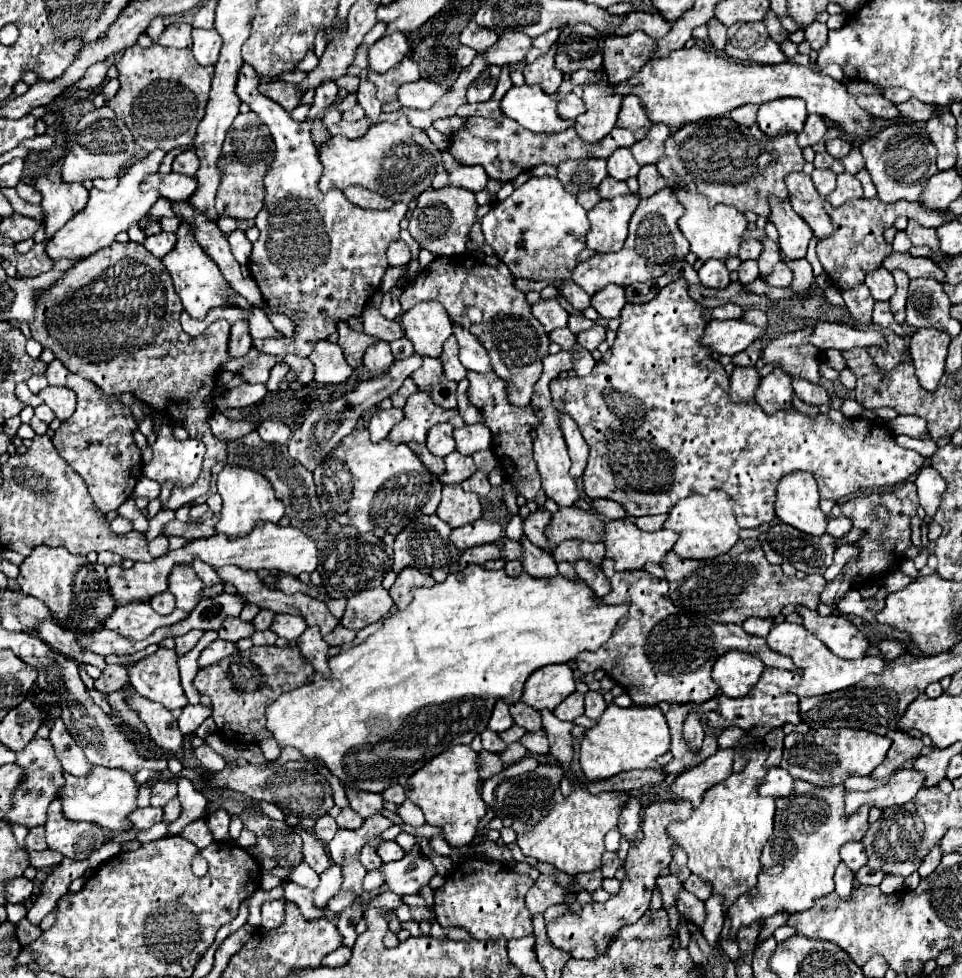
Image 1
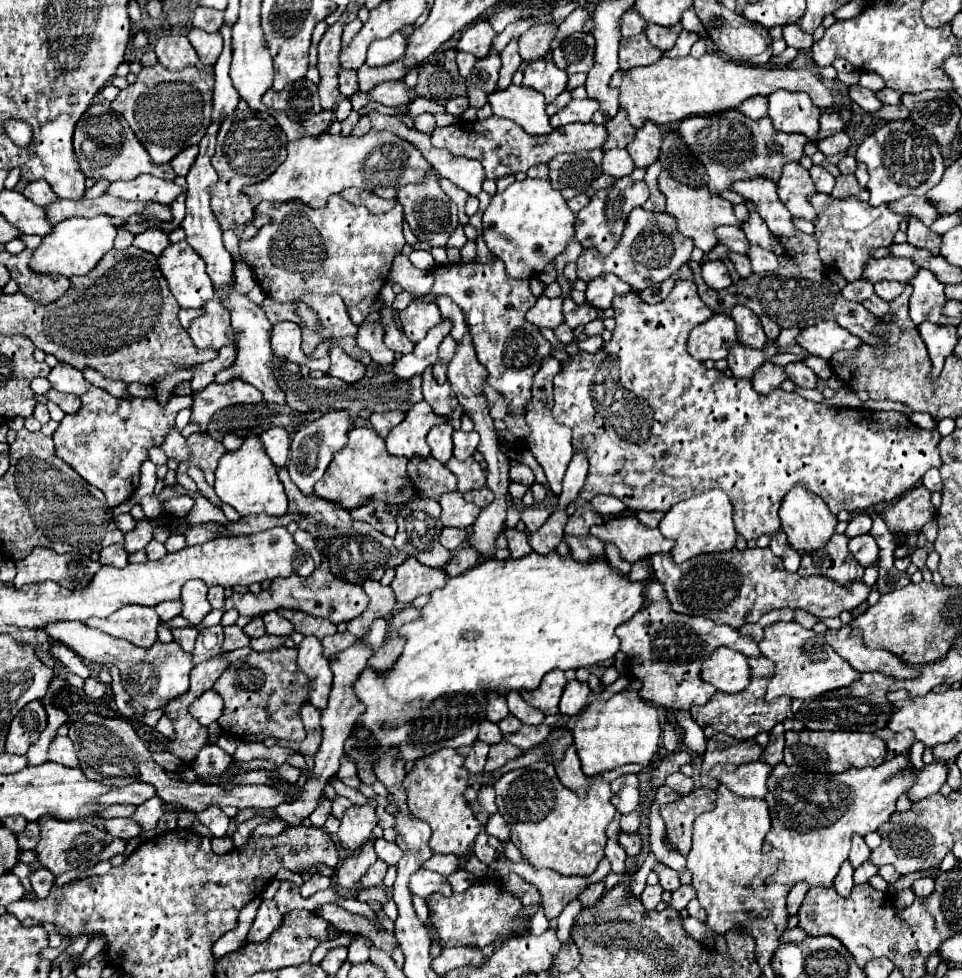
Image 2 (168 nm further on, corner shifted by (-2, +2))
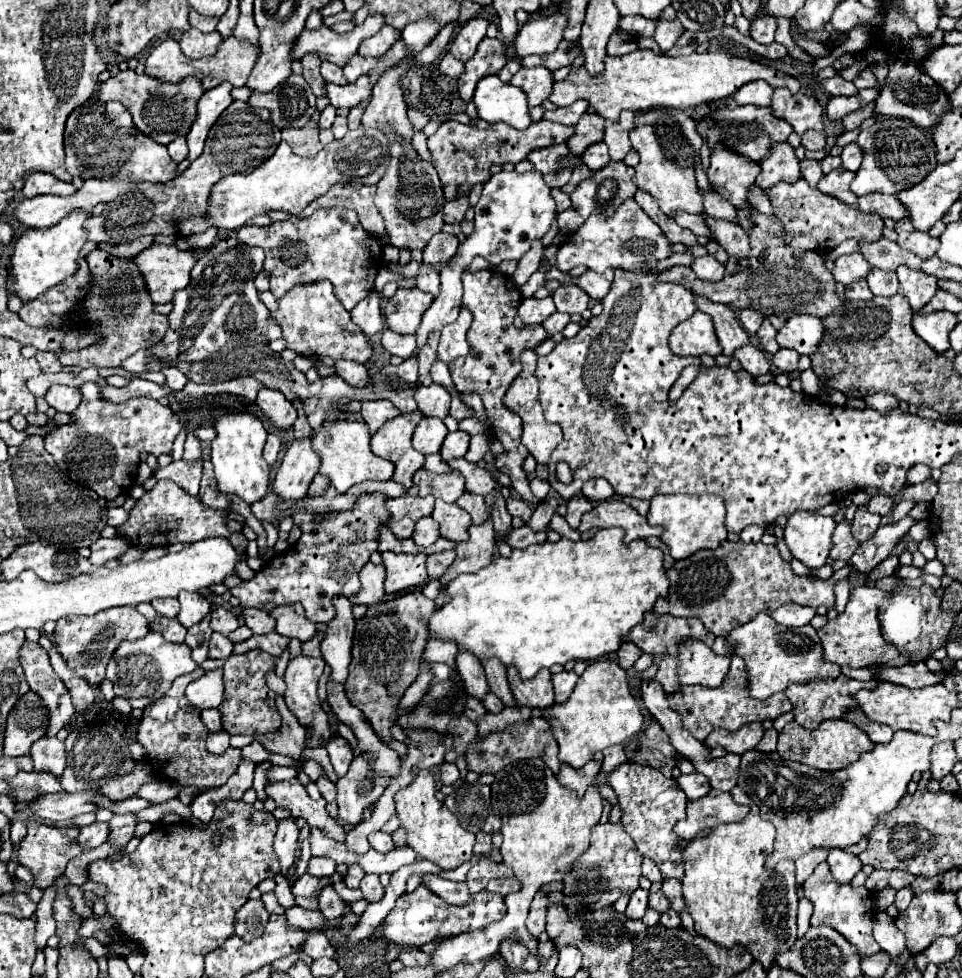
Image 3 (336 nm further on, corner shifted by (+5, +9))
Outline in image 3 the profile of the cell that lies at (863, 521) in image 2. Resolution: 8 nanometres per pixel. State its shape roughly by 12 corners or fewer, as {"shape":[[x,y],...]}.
{"shape":[[876,495],[868,501],[868,511],[888,515],[894,499]]}

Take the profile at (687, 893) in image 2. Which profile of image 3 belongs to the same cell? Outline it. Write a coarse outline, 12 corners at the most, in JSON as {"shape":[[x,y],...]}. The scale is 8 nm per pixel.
{"shape":[[662,891],[650,895],[650,907],[666,913],[670,899]]}

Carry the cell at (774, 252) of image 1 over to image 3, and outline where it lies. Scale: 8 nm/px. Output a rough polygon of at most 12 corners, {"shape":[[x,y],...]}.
{"shape":[[704,193],[704,213],[734,221],[736,207],[718,193]]}

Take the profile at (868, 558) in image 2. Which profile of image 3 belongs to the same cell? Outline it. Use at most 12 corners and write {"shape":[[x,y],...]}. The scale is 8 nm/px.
{"shape":[[858,507],[852,521],[852,535],[868,541],[880,525],[880,515]]}

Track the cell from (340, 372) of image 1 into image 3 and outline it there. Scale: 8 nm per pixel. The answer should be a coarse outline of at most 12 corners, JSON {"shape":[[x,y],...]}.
{"shape":[[336,361],[336,373],[350,385],[362,387],[370,381],[366,367]]}

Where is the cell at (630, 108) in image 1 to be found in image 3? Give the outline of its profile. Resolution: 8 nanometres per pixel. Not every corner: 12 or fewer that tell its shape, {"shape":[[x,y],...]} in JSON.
{"shape":[[584,113],[568,139],[570,151],[582,155],[602,141],[606,119]]}

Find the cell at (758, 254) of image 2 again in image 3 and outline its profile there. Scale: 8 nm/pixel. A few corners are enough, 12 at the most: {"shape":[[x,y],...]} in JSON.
{"shape":[[706,217],[714,239],[728,255],[750,255],[748,235],[740,225]]}

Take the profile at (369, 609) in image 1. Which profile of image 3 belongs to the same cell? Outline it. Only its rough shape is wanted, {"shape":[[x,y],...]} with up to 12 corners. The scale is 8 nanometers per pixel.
{"shape":[[370,561],[360,571],[362,589],[352,605],[384,599],[384,567]]}

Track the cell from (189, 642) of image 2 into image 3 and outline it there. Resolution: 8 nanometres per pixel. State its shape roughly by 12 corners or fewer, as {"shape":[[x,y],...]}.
{"shape":[[158,617],[150,631],[172,643],[184,643],[186,627],[178,619]]}

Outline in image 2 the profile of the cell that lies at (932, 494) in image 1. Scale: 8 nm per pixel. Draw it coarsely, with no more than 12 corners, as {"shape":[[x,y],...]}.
{"shape":[[931,468],[923,476],[923,486],[931,492],[943,488],[939,468]]}

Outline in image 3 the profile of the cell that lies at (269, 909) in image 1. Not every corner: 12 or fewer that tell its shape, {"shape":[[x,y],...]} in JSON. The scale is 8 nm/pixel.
{"shape":[[248,899],[236,913],[236,935],[260,937],[270,913],[260,899]]}

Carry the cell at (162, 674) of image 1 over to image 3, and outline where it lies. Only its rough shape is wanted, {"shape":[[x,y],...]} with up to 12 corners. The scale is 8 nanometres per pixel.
{"shape":[[150,631],[106,667],[114,693],[144,709],[198,665]]}

